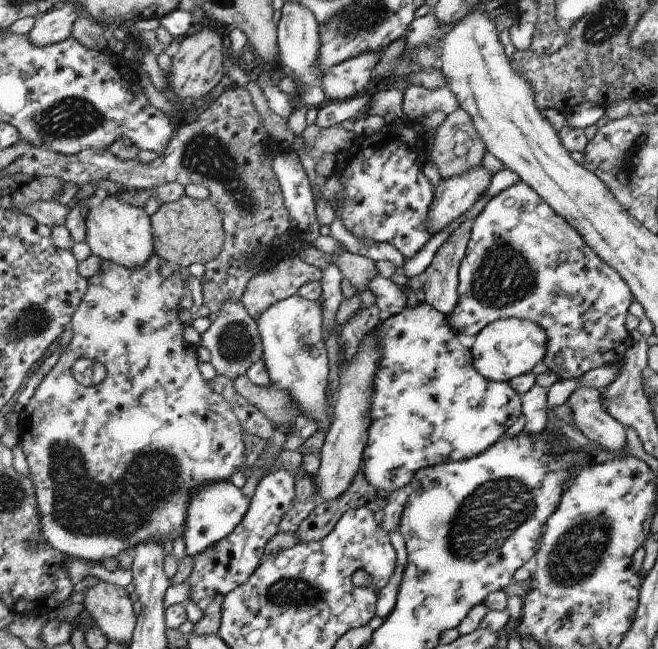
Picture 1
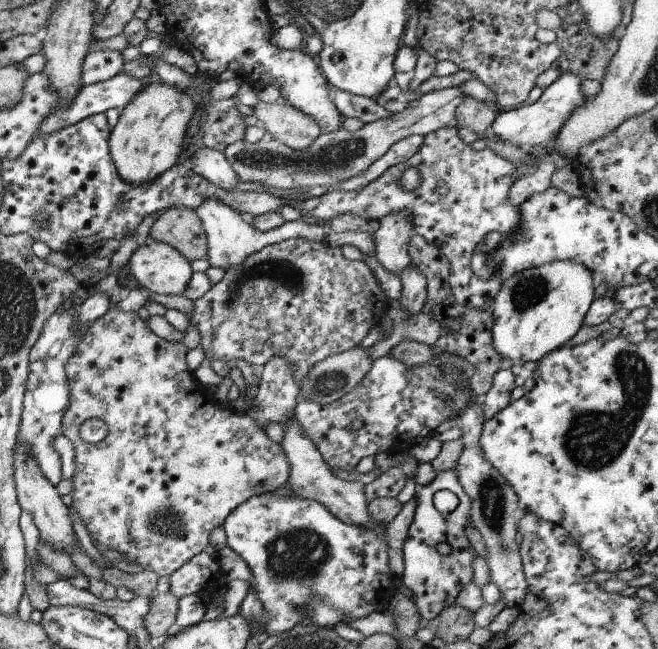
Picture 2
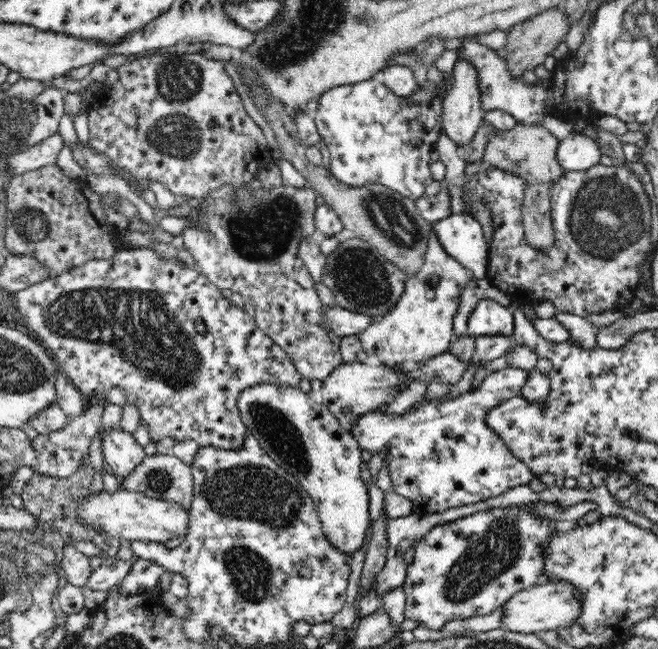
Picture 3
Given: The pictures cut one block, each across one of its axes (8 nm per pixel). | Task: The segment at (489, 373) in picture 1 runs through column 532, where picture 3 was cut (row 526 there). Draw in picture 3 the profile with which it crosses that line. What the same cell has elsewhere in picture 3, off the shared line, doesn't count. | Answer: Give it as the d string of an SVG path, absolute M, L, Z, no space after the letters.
M260 383L242 390L237 405L248 434L255 436L269 457L280 468L293 474L312 497L326 539L344 553L352 555L356 552L364 544L366 529L372 520L369 515L368 486L360 477L362 450L354 435L342 428L340 421L324 403L318 404L298 387Z

